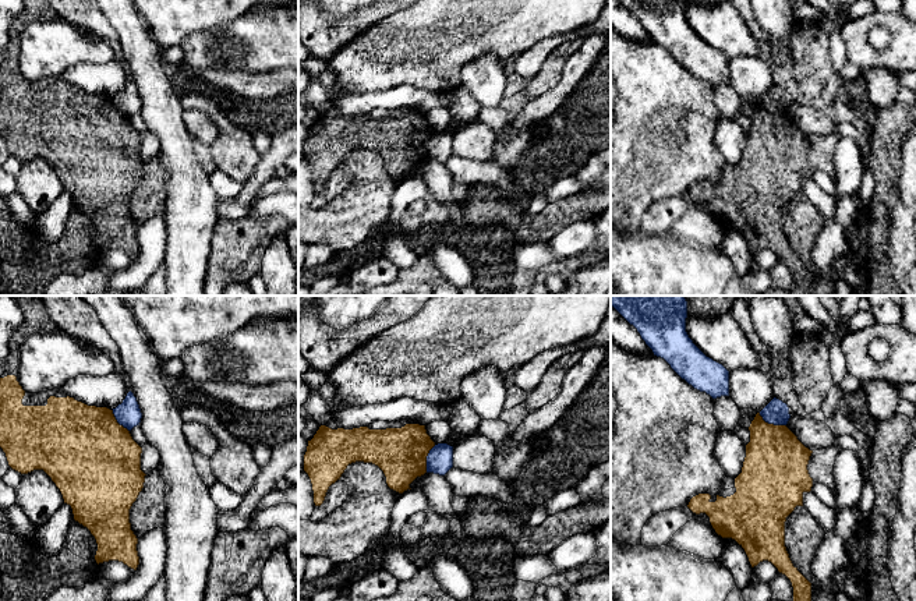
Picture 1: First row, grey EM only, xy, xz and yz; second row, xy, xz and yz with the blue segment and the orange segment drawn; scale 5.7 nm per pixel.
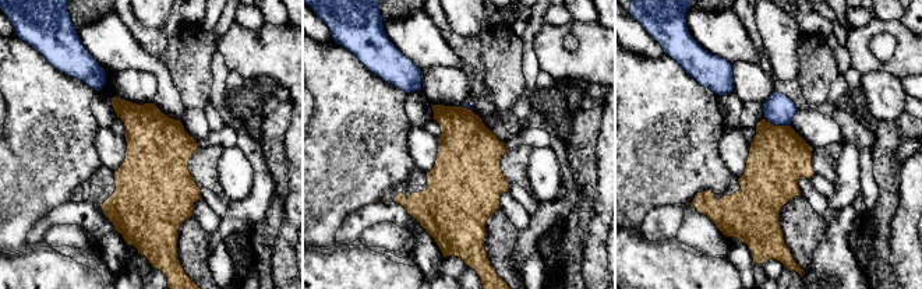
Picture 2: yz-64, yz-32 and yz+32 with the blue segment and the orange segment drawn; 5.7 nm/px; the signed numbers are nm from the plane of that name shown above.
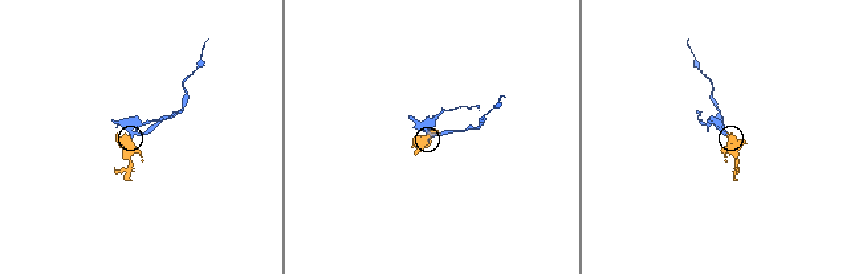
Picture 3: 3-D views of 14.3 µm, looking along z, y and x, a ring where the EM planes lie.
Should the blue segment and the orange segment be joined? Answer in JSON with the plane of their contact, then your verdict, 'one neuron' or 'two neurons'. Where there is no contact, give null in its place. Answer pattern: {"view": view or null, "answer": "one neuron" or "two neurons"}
{"view": "yz", "answer": "two neurons"}

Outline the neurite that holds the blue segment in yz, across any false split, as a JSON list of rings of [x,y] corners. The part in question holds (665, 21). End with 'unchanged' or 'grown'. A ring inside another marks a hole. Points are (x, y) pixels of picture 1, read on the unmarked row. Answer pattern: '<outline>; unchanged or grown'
[[[619,0],[640,21],[654,43],[664,46],[689,73],[712,86],[729,84],[729,59],[707,45],[686,20],[687,0]]]; unchanged

